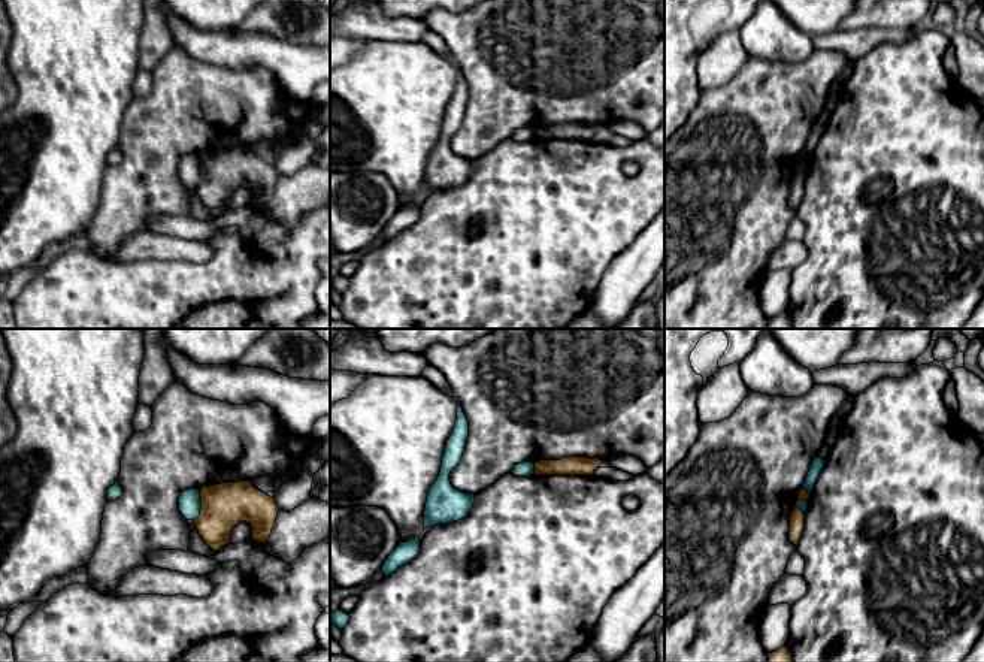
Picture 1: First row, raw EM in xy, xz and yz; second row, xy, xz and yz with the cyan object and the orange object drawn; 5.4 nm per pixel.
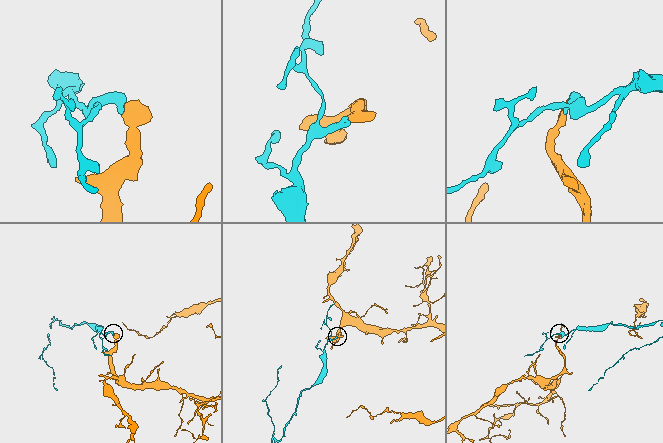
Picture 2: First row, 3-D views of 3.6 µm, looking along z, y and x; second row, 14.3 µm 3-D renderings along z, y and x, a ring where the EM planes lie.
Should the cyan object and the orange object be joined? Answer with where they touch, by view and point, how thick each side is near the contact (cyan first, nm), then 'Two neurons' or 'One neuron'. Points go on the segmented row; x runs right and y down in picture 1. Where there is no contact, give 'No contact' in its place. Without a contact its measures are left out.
Touches cyan at xy (200, 505). Thickness 120 nm (cyan) against 240 nm. Two neurons

